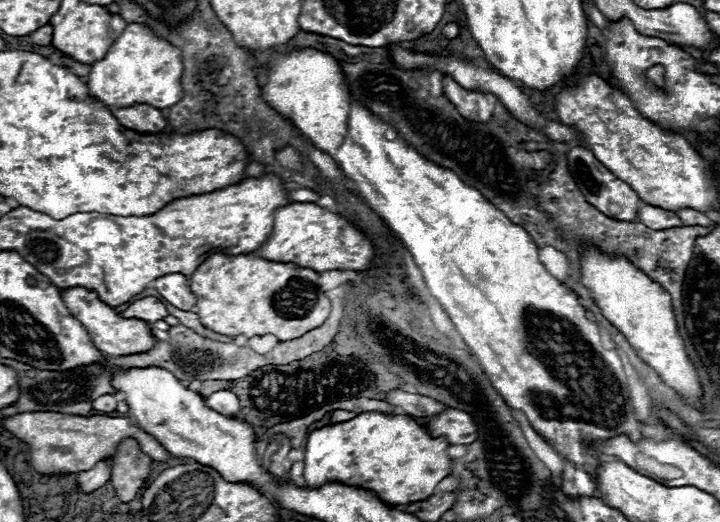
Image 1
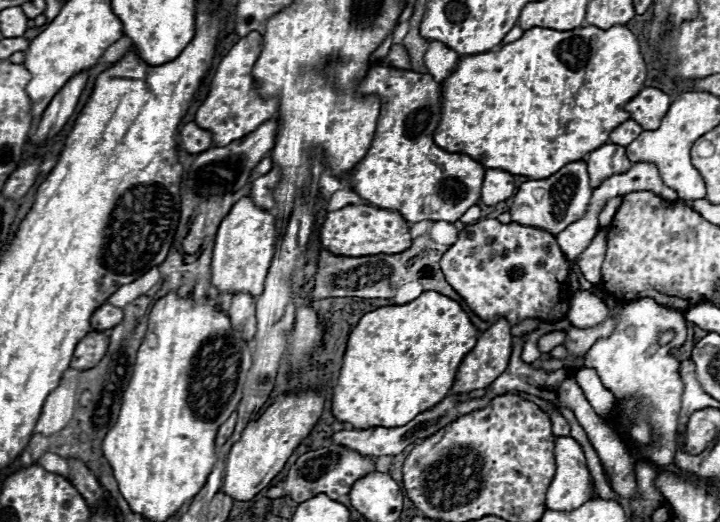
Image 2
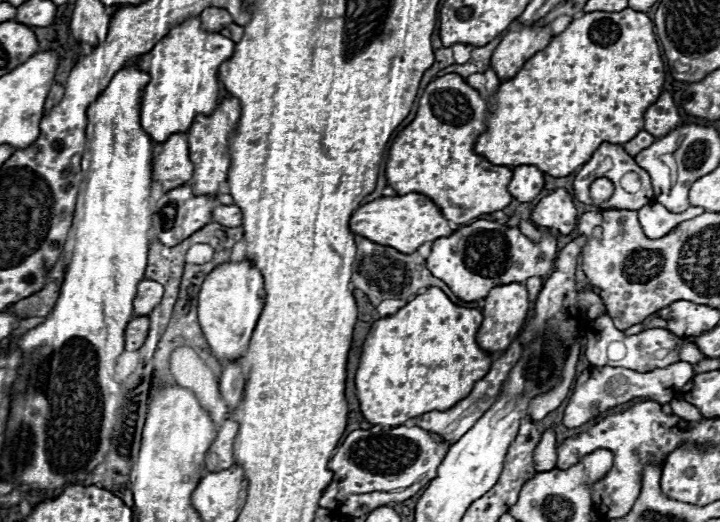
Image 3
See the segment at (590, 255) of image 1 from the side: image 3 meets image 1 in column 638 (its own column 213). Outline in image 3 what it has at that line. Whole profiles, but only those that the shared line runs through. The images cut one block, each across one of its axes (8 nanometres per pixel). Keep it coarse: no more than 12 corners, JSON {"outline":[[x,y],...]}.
{"outline":[[250,260],[220,264],[198,294],[216,360],[246,352],[266,290]]}

